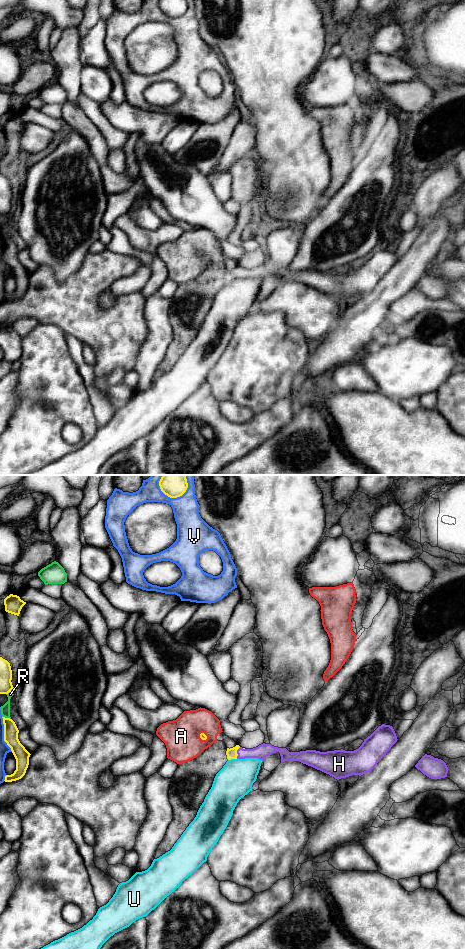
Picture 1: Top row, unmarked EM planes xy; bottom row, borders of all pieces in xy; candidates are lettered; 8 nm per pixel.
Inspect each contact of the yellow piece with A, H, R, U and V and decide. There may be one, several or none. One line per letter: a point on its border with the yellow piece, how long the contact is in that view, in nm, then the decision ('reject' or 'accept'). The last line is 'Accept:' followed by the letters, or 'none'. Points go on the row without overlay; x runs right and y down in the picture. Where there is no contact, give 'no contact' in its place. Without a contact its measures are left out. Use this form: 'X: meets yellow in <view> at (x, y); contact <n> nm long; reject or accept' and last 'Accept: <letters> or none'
A: meets yellow in xy at (206, 256); contact 80 nm long; reject
H: meets yellow in xy at (236, 273); contact 100 nm long; accept
R: meets yellow in xy at (6, 238); contact 80 nm long; reject
U: meets yellow in xy at (232, 278); contact 70 nm long; reject
V: meets yellow in xy at (171, 17); contact 260 nm long; reject
Accept: H

